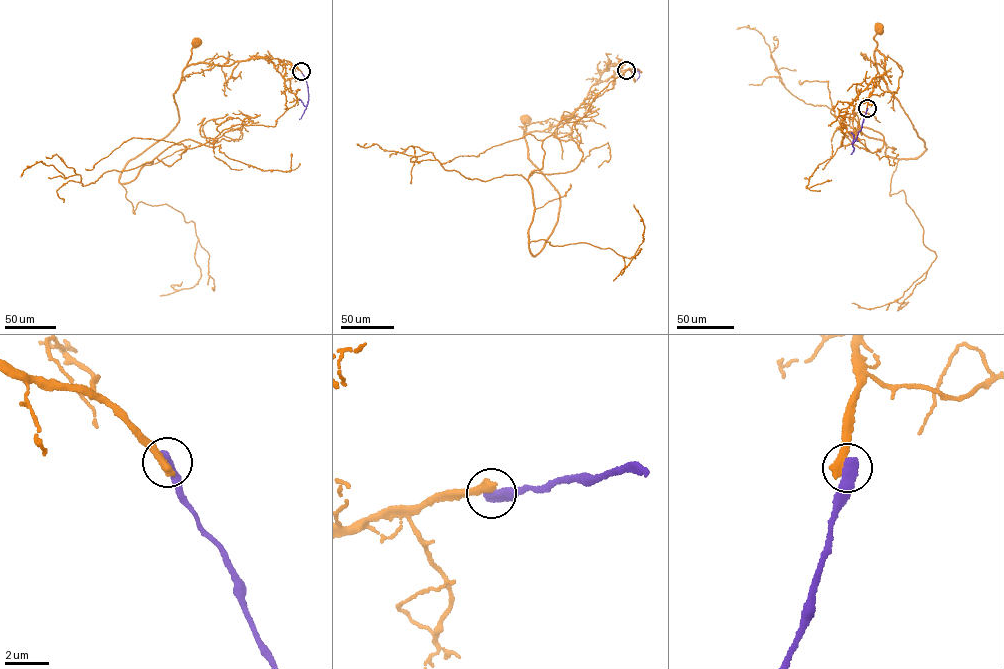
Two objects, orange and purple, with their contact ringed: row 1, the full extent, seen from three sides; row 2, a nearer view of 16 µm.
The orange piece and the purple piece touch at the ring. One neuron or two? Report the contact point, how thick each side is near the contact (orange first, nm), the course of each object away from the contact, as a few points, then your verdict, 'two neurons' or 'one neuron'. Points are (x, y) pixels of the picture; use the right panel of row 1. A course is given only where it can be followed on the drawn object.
place (867, 108); calibres 440 and 500 nm; course orange (867, 109), (874, 86), (871, 80), (886, 73), (884, 56), (876, 49), (877, 44), (873, 38), (877, 30); course purple (867, 108), (861, 129), (852, 144), (851, 154); two neurons

